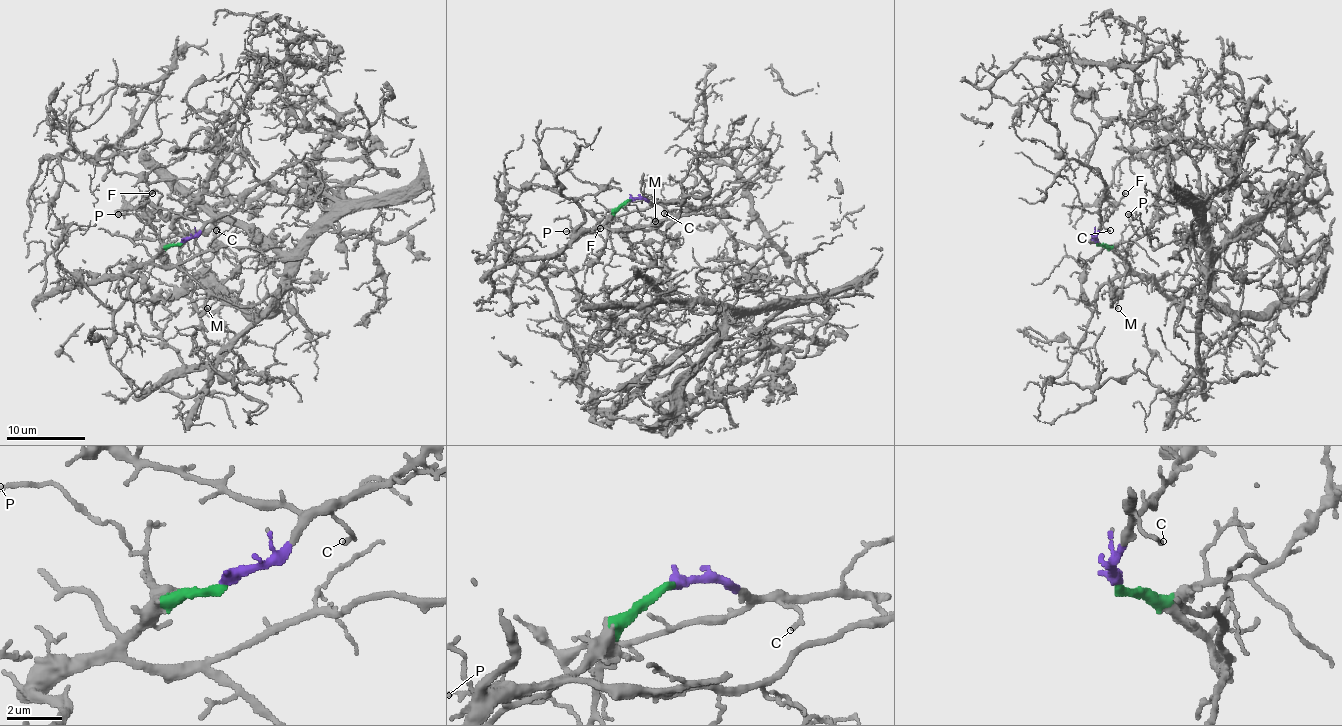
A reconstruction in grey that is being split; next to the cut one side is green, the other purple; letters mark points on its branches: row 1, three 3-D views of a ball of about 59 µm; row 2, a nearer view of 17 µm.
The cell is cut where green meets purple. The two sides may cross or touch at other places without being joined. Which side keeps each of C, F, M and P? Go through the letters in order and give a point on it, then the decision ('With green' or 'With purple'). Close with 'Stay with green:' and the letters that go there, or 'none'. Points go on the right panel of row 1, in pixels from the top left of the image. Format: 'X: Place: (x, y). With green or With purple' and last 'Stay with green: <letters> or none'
C: Place: (1110, 230). With purple
F: Place: (1125, 193). With purple
M: Place: (1118, 308). With green
P: Place: (1128, 214). With green
Stay with green: M, P

